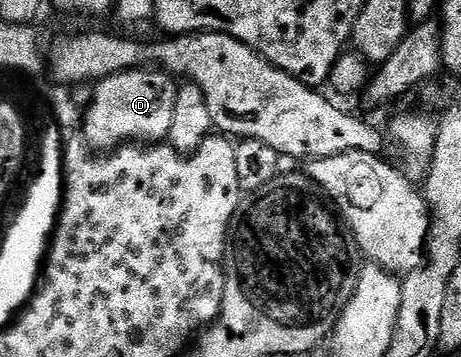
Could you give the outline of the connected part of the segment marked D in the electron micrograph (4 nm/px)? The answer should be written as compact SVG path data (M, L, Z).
M159 68L127 70L95 83L92 102L83 111L83 139L96 152L111 152L125 144L160 144L174 124L178 82Z

